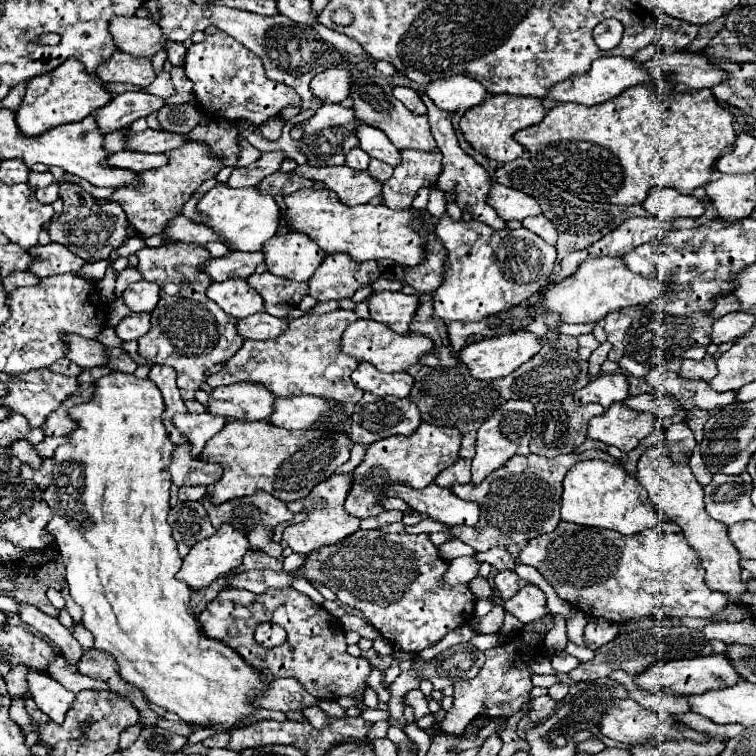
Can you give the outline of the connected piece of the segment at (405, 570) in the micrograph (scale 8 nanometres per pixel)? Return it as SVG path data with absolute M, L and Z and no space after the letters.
M356 531L352 537L346 537L344 541L336 545L328 545L322 549L312 551L306 557L304 567L300 569L300 575L308 581L318 581L332 589L338 597L338 601L346 607L358 609L362 617L378 629L378 633L398 651L406 653L420 653L426 647L436 645L446 633L452 629L468 623L474 617L474 595L468 589L468 585L444 585L442 577L446 573L448 561L444 561L438 553L438 547L430 541L430 535L408 535L408 533L382 533L382 531Z

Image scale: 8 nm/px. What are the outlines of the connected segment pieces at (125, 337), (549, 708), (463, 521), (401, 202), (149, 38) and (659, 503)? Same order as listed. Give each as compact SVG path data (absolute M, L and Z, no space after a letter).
M132 313L116 325L116 335L122 341L132 341L146 335L150 329L150 315L148 313Z
M548 695L538 697L538 699L532 701L532 709L528 713L528 719L532 723L540 723L540 721L544 721L546 717L550 717L554 713L554 707L556 707L556 701L552 697L548 697Z
M430 483L428 487L416 491L408 485L392 485L386 497L398 497L414 511L430 515L434 521L446 525L476 525L480 509L472 501L458 499L450 489Z
M402 151L402 163L394 167L392 177L382 185L382 203L390 209L410 209L420 187L434 187L442 173L442 153L434 151Z
M112 17L112 39L118 51L134 57L154 57L162 47L162 31L152 19L138 17Z
M654 445L640 455L636 479L646 487L656 511L680 525L688 545L700 557L700 563L706 571L706 585L714 591L726 593L732 601L742 597L746 593L746 583L740 579L740 553L736 553L734 545L728 541L726 525L720 525L708 517L702 501L702 485L694 479L690 467L686 463L674 463L664 445Z

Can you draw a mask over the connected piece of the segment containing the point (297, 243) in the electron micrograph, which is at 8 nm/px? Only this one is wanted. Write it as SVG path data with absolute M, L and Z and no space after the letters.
M304 233L276 235L264 243L268 271L292 281L308 281L324 259L324 251Z

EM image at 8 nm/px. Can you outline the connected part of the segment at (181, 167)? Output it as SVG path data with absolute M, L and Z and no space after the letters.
M188 143L188 145L182 145L180 149L170 149L166 155L168 155L168 163L164 167L140 173L140 185L122 185L110 197L100 199L98 203L98 205L110 203L110 201L118 203L126 211L132 227L142 237L152 237L162 233L166 223L172 217L180 215L184 203L196 193L196 189L224 167L222 161L210 155L208 147L200 143Z

